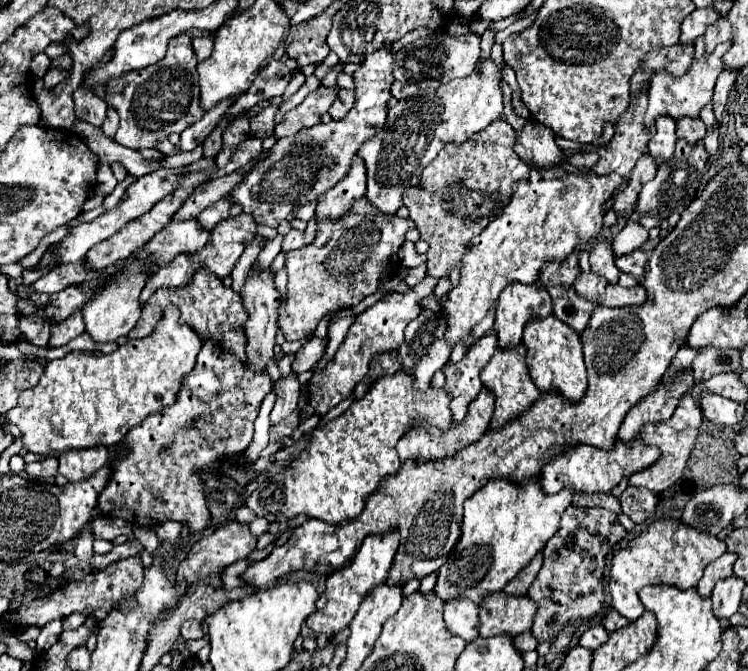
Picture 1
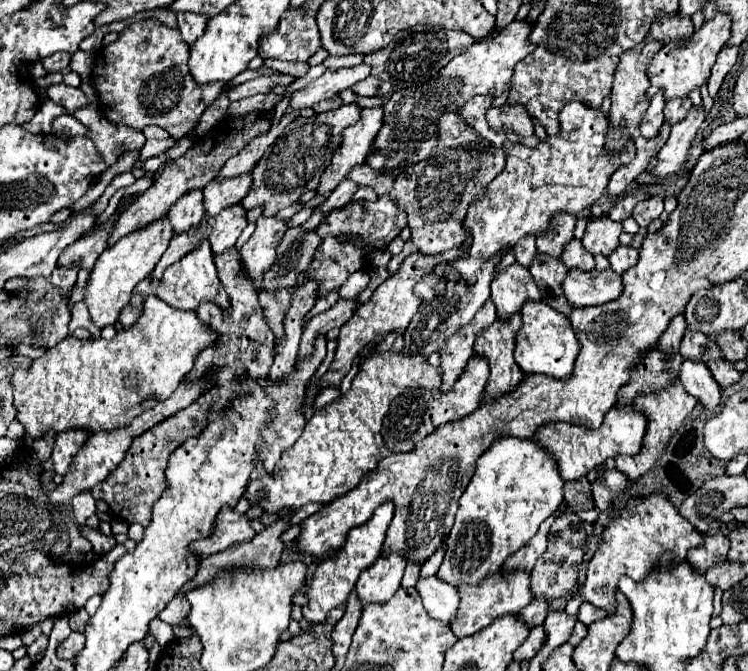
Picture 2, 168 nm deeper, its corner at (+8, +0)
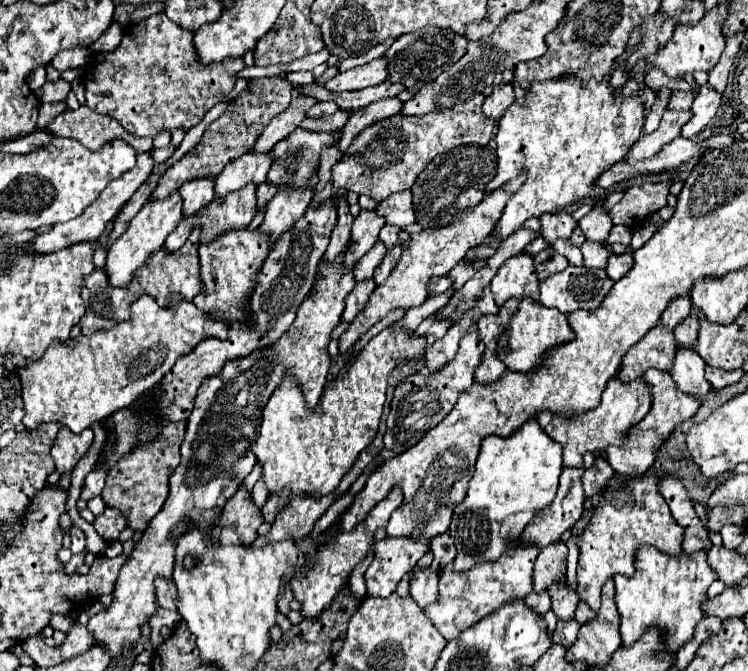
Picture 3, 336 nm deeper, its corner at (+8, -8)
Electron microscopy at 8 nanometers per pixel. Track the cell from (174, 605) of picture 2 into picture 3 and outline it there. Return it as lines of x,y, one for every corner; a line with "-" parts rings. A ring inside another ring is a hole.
158,579
158,605
176,609
177,588
172,579

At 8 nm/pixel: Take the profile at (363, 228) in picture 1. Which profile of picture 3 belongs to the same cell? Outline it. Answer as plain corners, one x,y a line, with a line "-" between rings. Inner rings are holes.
406,189
380,201
378,215
384,217
388,225
396,225
400,229
404,229
406,225
412,225
416,221
414,211
412,211
412,191

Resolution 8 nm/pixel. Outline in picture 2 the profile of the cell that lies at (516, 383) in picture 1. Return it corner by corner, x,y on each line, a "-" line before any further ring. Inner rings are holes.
514,313
510,319
496,319
474,343
474,351
486,355
490,361
490,377
484,391
484,399
488,401
510,393
522,381
524,373
514,361
514,339
520,325
520,313

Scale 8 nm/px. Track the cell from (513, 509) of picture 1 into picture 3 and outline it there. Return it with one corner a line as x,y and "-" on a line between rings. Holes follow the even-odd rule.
530,419
526,427
518,429
512,437
486,437
480,447
480,455
476,461
476,473
470,479
466,499
454,509
450,537
458,549
458,557
454,559
454,571
468,571
478,563
500,559
522,535
526,525
546,507
552,505
558,489
558,477
562,473
562,447
554,443
540,427
536,419

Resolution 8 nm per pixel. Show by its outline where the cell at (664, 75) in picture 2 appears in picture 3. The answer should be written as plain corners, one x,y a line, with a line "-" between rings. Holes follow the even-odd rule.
716,5
710,13
706,13
698,25
694,27
676,27
672,39
668,41
668,45
652,55
650,59
646,59
654,69
660,69
662,73
666,73
668,77
676,77
682,79
682,75
686,73
694,73
694,71
710,71
714,69
714,65
718,63
726,43
724,43
724,35
722,35
722,25
728,17
728,7
726,5

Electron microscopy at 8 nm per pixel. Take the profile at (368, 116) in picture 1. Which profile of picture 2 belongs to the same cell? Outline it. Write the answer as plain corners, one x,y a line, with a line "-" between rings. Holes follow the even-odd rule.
356,103
338,107
330,113
320,113
310,119
296,117
286,131
276,139
276,143
266,149
264,157
258,161
258,165
252,171
254,185
250,193
242,199
242,205
246,209
252,209
256,205
264,207
266,217
274,217
280,209
296,203
306,191
316,189
322,177
322,171
330,165
330,159
334,151
338,149
342,141
344,127
356,123
360,119
360,109

